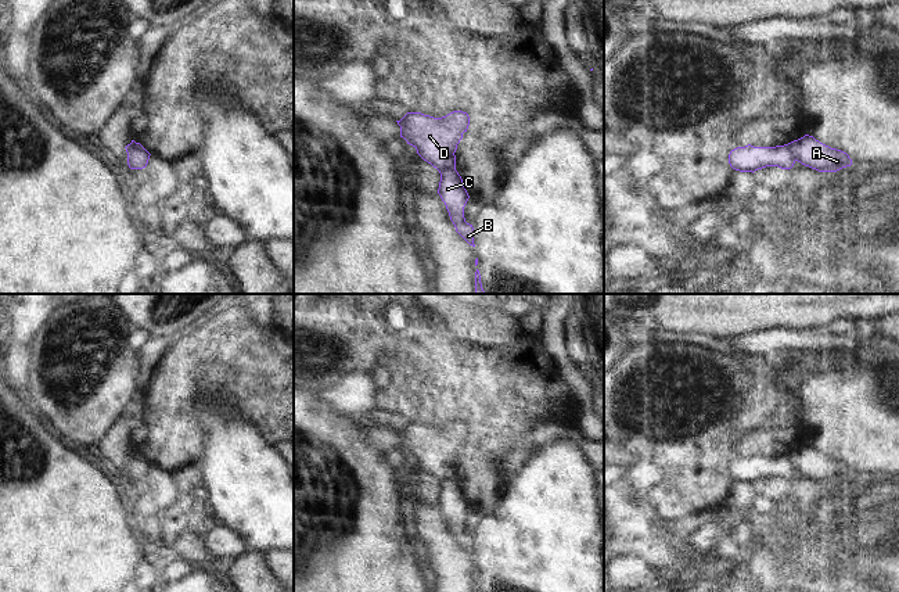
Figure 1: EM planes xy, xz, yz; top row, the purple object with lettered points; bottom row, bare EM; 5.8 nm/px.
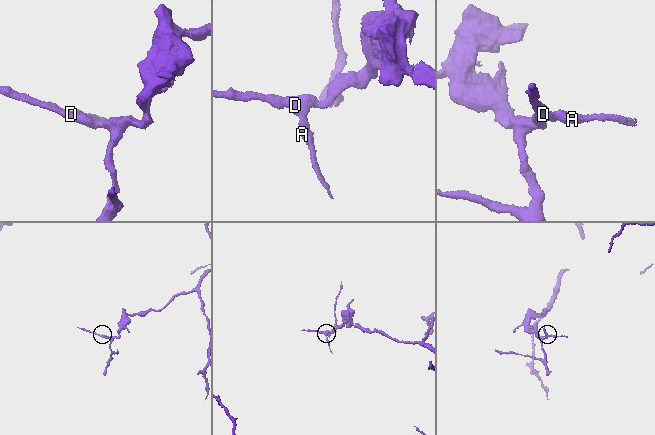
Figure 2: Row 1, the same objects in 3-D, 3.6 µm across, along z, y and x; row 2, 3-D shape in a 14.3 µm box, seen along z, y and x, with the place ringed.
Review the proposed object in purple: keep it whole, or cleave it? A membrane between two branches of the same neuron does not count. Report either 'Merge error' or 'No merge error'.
Merge error

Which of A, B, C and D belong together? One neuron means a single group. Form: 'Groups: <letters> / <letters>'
Groups: A B C / D

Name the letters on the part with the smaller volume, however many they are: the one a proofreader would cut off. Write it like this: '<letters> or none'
A, B, C

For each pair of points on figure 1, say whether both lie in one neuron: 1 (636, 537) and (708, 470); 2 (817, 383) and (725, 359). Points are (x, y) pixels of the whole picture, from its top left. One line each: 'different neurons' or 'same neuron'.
1: different neurons
2: different neurons

